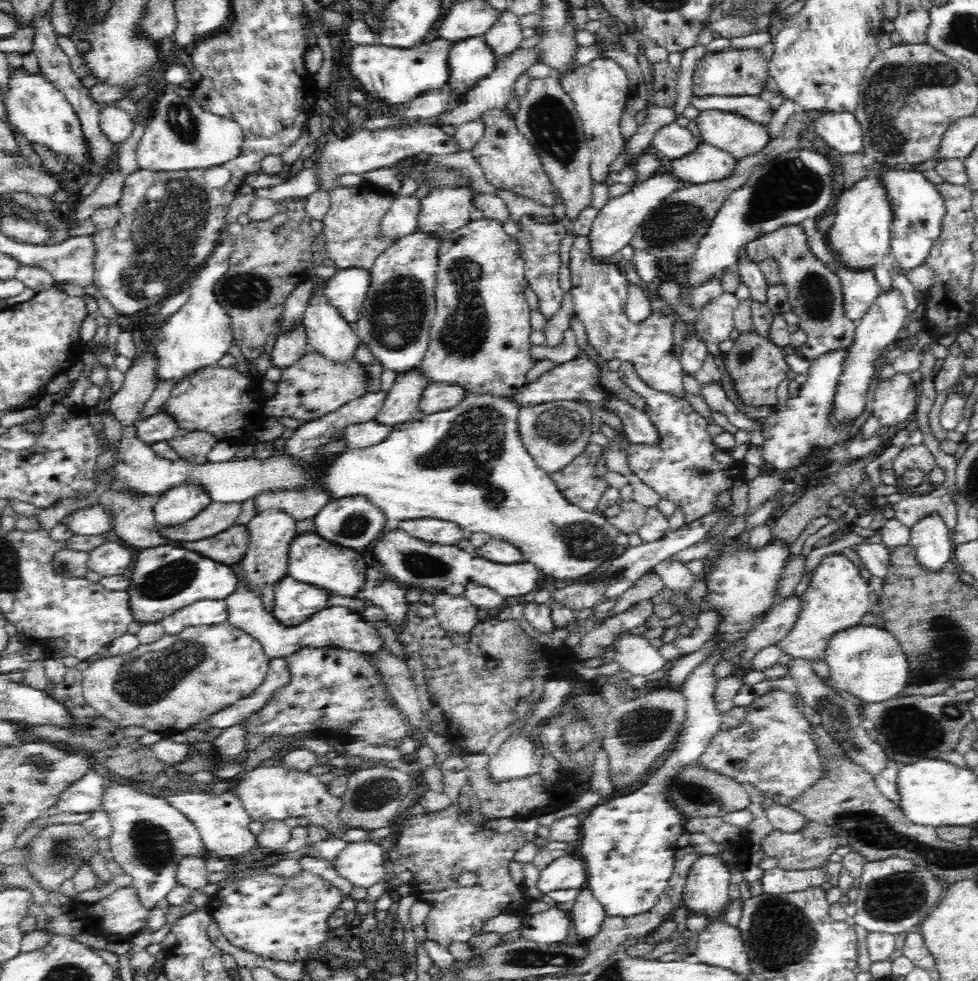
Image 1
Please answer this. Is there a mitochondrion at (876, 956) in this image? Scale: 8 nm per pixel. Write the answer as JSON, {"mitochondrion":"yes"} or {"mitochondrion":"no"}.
{"mitochondrion":"no"}

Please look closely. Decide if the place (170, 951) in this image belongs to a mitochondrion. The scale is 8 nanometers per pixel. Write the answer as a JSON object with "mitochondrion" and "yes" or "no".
{"mitochondrion":"no"}

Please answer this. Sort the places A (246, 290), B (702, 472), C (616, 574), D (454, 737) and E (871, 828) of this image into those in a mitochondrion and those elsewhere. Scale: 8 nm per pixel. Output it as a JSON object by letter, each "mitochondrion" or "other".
{"A":"mitochondrion","B":"mitochondrion","C":"mitochondrion","D":"other","E":"mitochondrion"}

